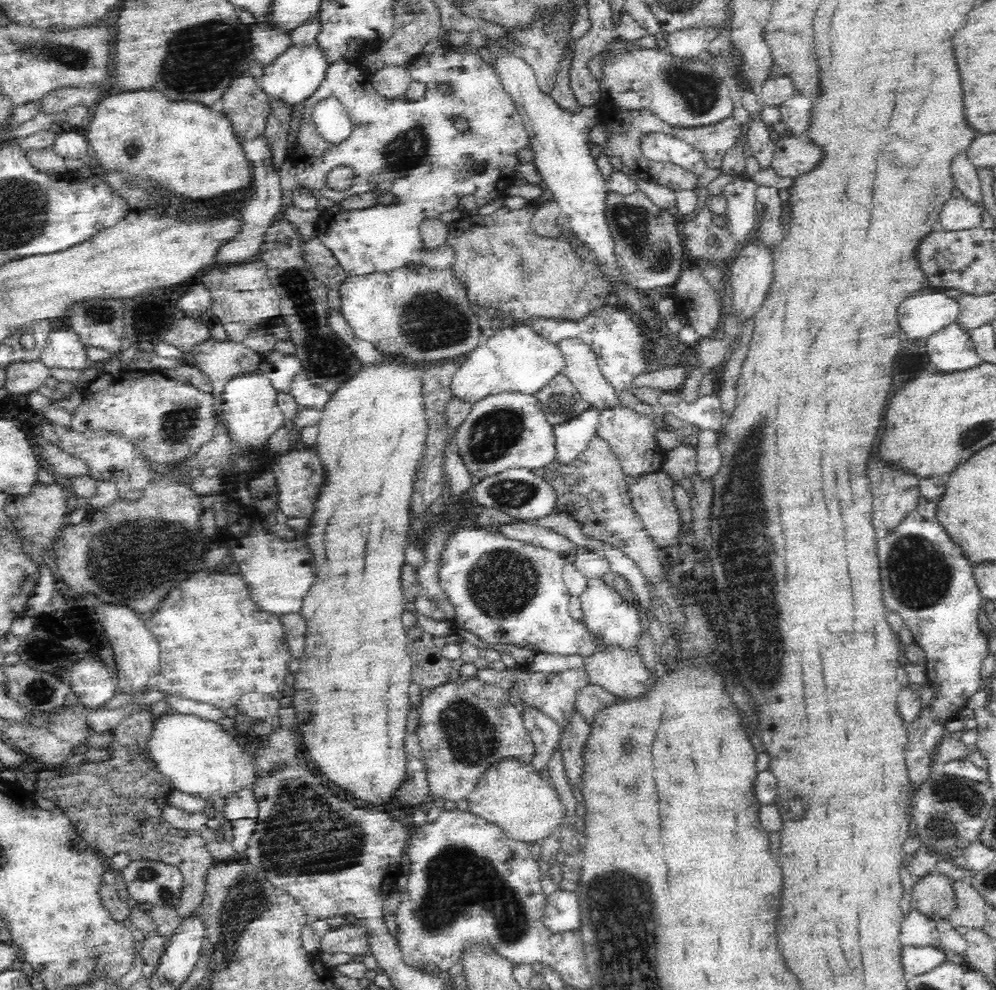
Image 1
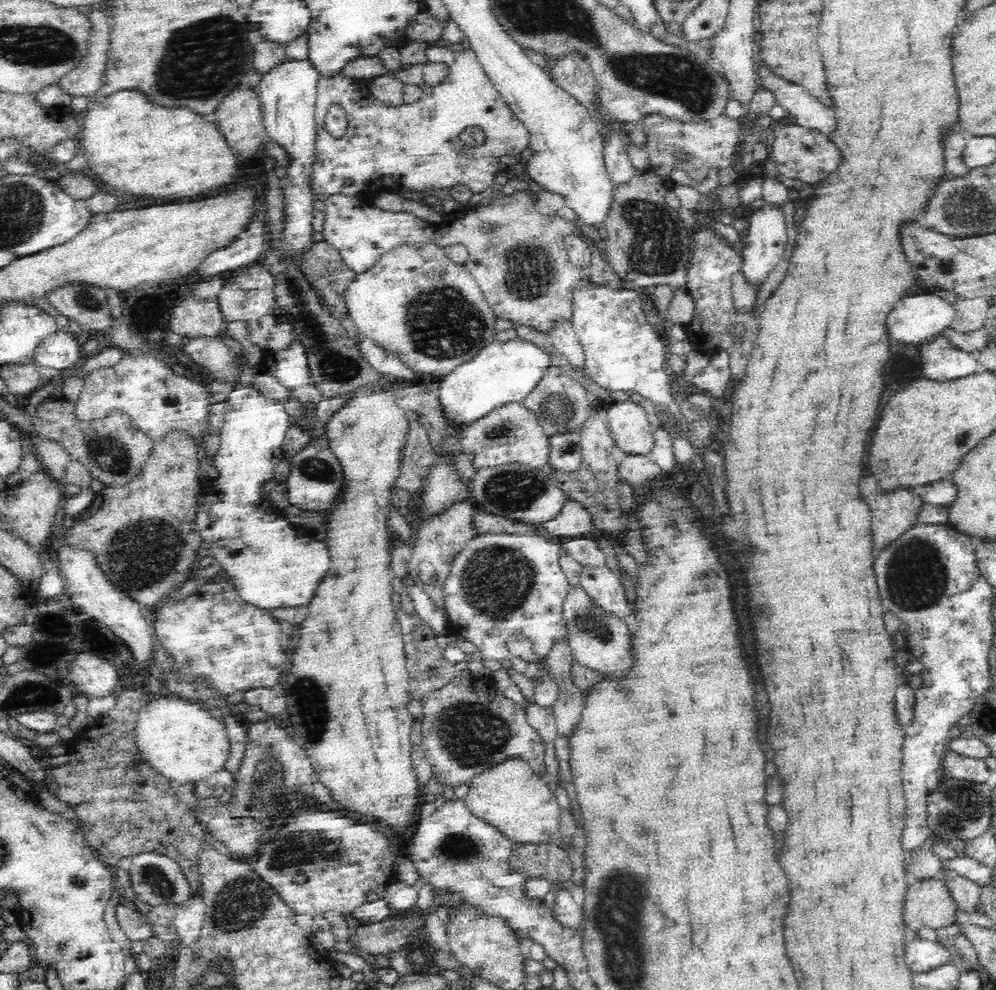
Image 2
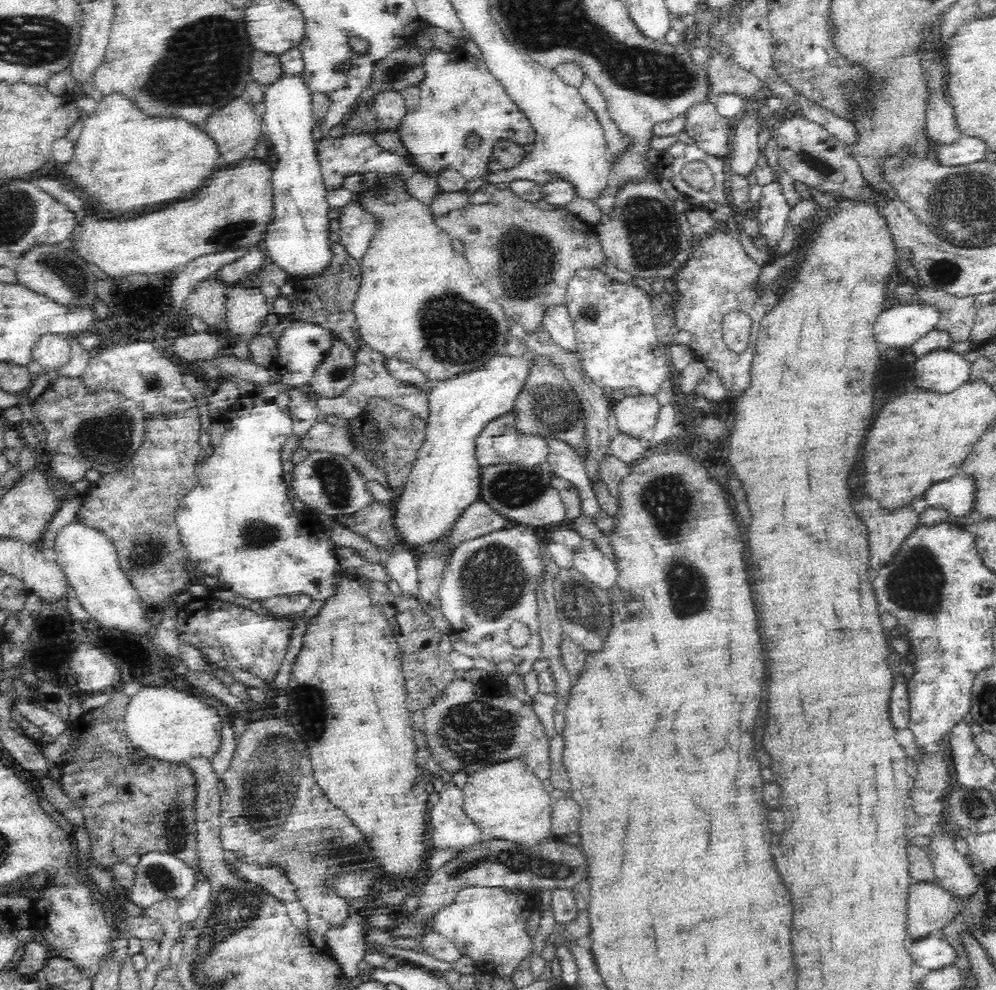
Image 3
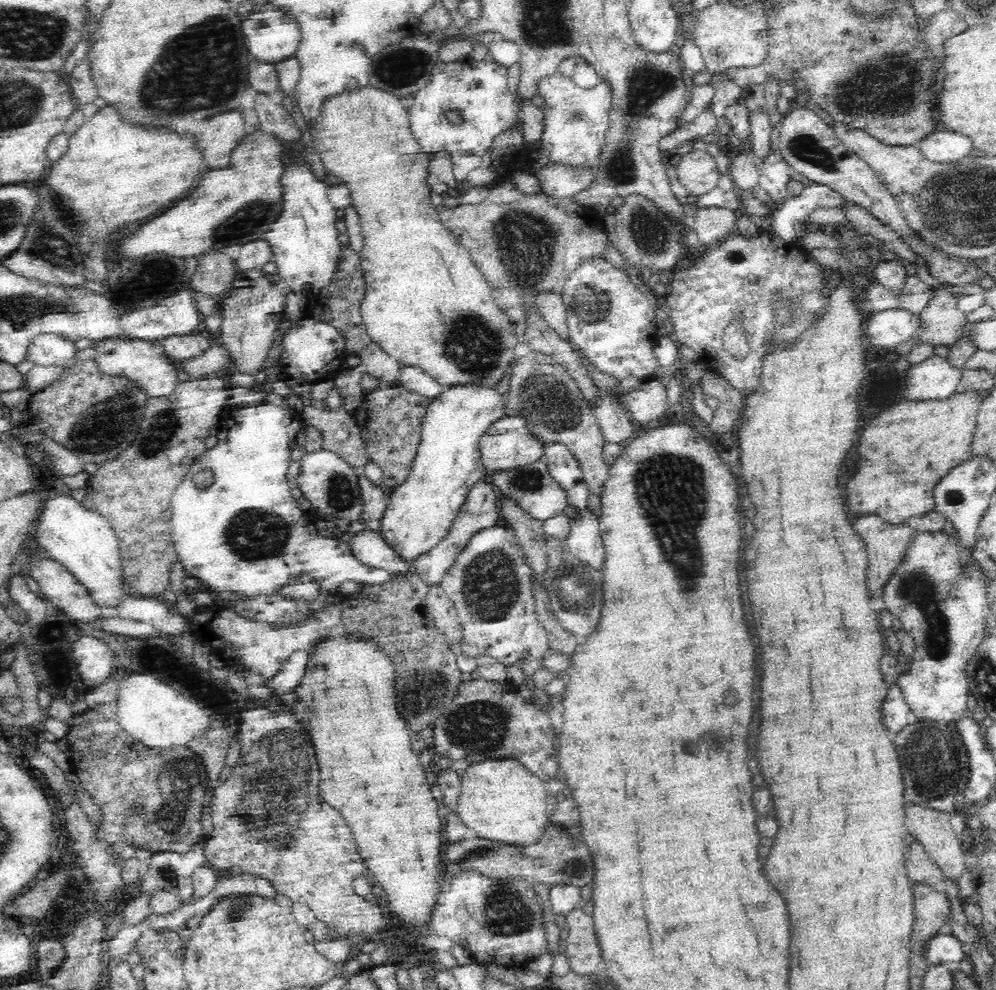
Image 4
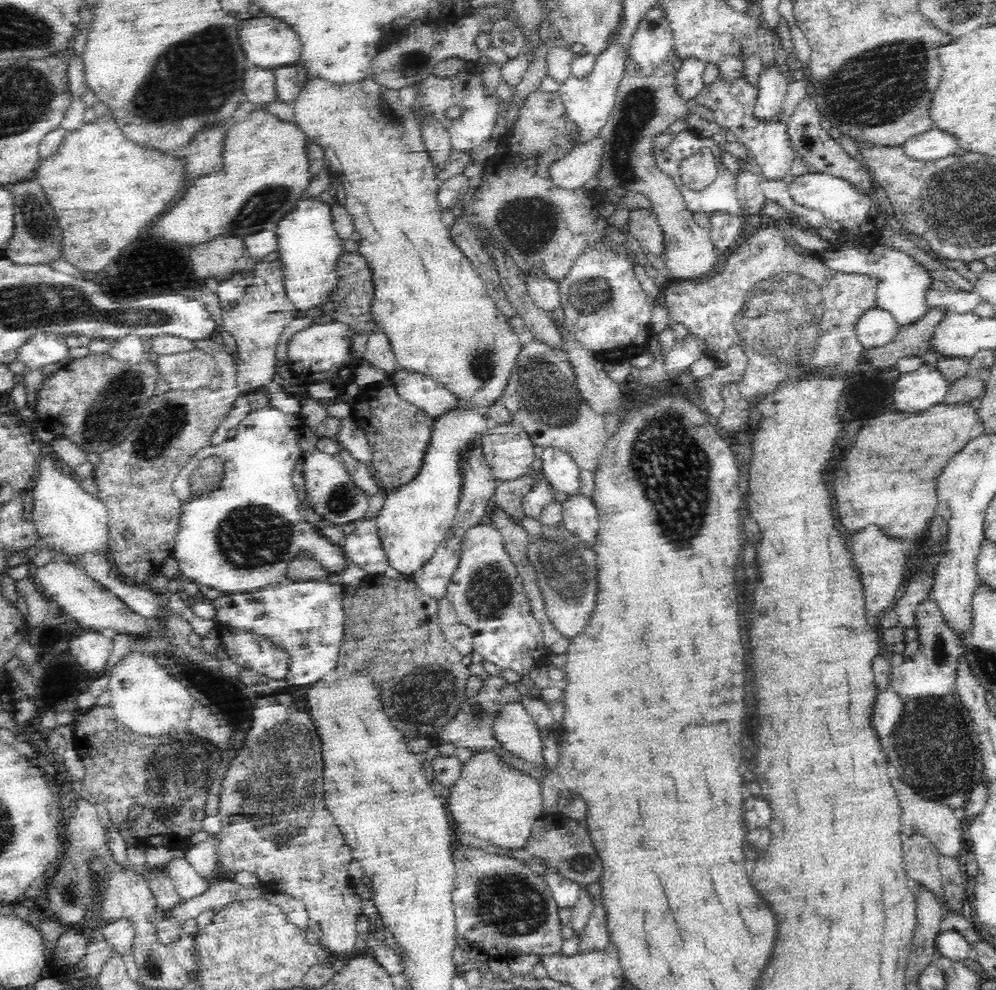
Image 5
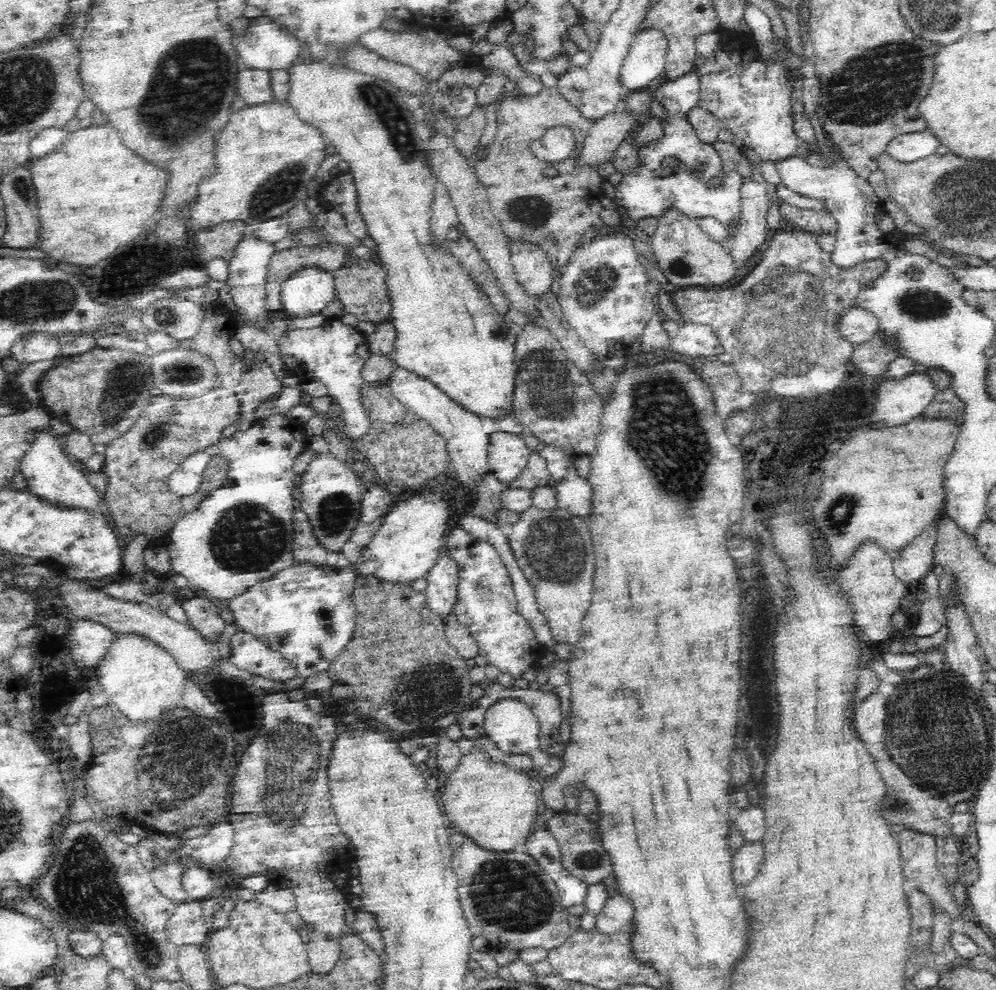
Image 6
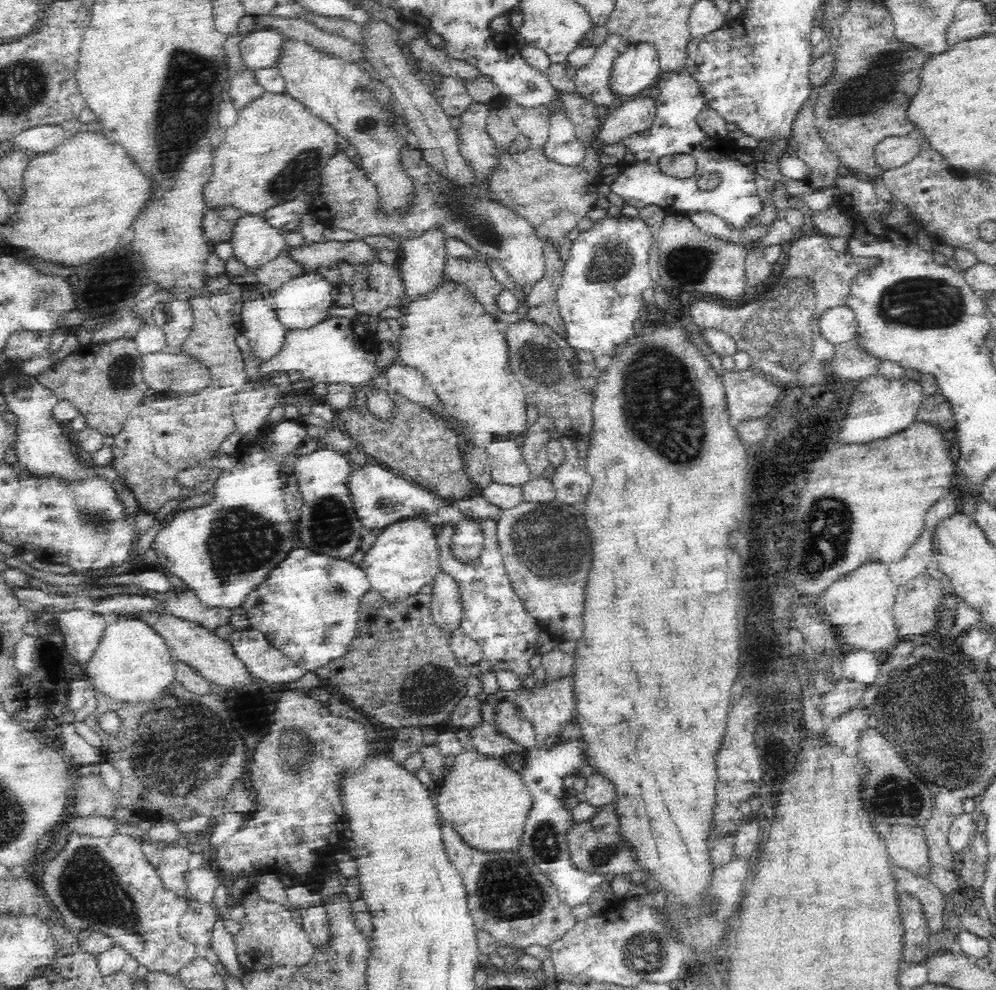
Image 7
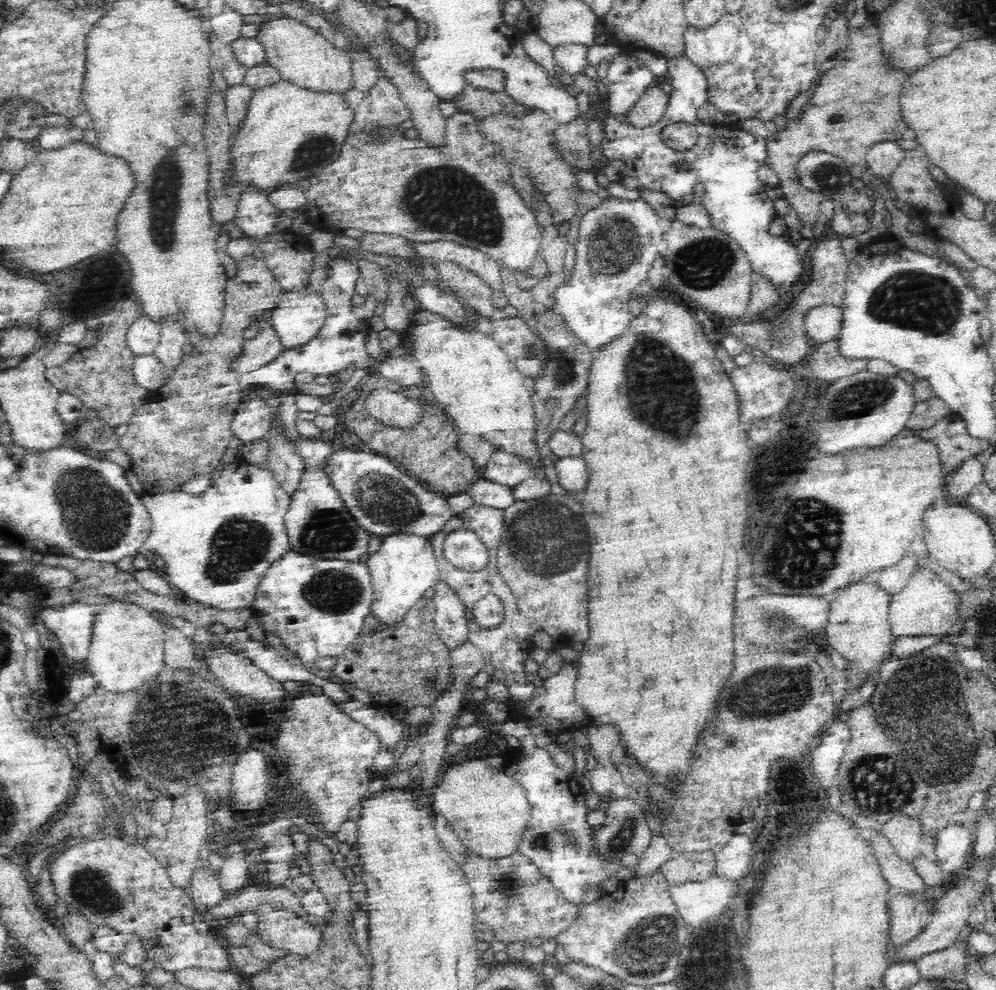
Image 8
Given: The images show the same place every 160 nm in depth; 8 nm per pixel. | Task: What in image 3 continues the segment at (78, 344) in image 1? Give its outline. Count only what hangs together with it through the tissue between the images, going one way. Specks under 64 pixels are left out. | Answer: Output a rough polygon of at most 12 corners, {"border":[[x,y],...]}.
{"border":[[42,335],[32,361],[58,369],[71,357],[67,335]]}

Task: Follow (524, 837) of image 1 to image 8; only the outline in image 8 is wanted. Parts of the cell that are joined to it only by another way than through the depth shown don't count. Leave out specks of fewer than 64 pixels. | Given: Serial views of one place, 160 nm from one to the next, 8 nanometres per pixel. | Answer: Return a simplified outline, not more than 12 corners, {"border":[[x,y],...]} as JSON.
{"border":[[475,759],[450,768],[429,805],[468,850],[516,852],[525,788]]}

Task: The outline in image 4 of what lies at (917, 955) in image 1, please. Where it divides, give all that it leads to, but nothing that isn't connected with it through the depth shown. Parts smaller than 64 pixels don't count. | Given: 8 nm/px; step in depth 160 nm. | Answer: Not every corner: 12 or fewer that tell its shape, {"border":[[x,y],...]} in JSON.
{"border":[[952,934],[927,942],[930,965],[955,966],[966,946]]}

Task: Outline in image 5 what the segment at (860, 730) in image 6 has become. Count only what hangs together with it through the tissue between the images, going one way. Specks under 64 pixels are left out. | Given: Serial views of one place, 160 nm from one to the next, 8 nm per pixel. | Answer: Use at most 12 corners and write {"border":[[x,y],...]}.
{"border":[[892,689],[880,692],[872,708],[872,728],[886,738],[902,712]]}

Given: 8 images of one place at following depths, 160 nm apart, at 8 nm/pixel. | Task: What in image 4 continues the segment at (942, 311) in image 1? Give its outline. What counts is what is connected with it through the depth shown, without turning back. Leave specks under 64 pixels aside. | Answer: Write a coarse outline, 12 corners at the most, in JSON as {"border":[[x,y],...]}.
{"border":[[886,309],[867,316],[864,338],[878,348],[908,340],[918,314]]}

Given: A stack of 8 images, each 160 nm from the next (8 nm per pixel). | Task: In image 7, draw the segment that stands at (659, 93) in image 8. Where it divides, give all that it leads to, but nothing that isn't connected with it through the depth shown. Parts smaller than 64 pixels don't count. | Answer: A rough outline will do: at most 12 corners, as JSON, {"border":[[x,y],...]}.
{"border":[[630,99],[603,112],[597,144],[650,128],[656,99]]}

